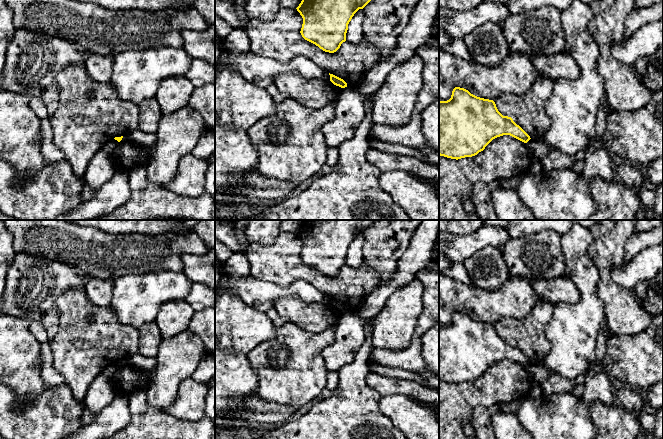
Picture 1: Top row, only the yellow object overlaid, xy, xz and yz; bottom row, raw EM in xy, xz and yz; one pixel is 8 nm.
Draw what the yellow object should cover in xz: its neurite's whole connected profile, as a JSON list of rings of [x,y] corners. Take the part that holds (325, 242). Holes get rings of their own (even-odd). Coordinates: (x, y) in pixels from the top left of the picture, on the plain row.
[[[303,220],[296,232],[303,242],[302,261],[325,276],[336,276],[346,265],[348,248],[354,238],[376,220]]]

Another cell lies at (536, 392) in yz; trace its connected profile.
[[[534,381],[532,385],[532,391],[531,393],[527,396],[527,398],[539,398],[542,397],[544,394],[541,389],[541,385],[539,382]]]

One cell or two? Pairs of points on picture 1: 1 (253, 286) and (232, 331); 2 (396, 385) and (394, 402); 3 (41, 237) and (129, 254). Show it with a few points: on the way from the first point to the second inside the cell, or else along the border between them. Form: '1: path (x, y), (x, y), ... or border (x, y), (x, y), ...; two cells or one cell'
1: border (225, 291), (236, 294), (247, 304), (265, 313); two cells
2: border (381, 395), (405, 394), (416, 400); two cells
3: path (63, 241), (88, 249), (96, 254), (107, 254); one cell

